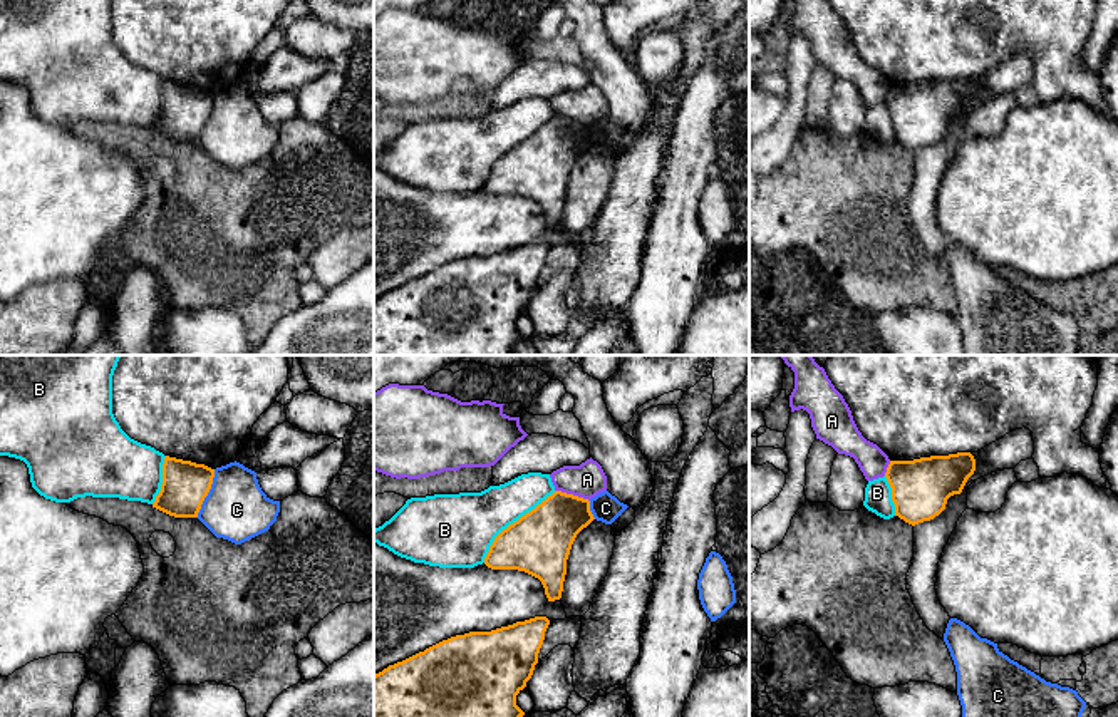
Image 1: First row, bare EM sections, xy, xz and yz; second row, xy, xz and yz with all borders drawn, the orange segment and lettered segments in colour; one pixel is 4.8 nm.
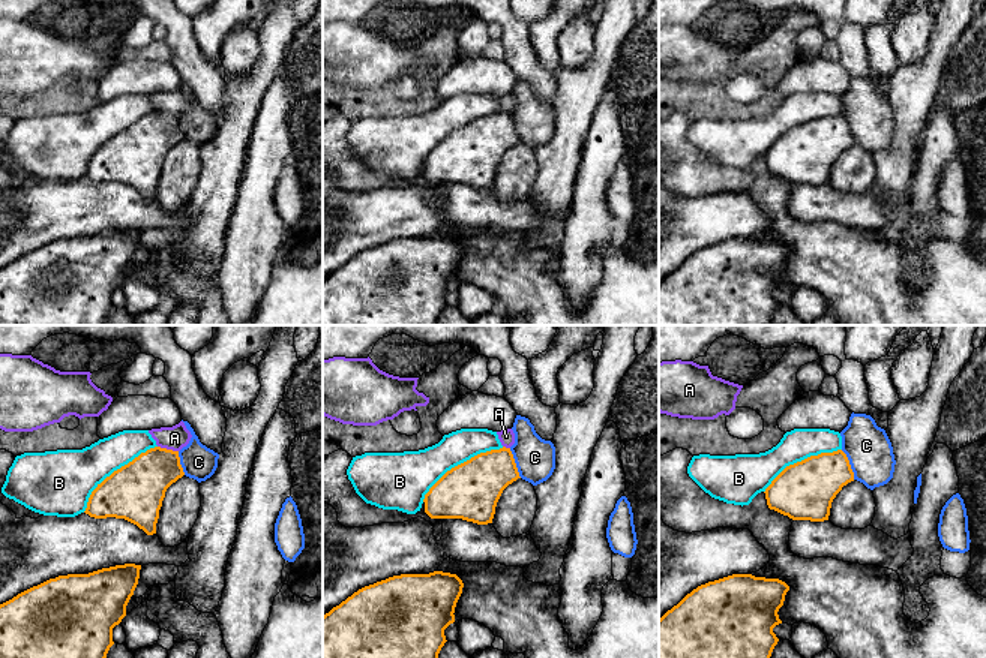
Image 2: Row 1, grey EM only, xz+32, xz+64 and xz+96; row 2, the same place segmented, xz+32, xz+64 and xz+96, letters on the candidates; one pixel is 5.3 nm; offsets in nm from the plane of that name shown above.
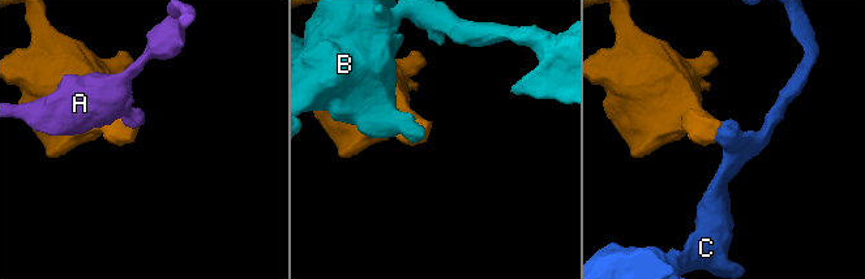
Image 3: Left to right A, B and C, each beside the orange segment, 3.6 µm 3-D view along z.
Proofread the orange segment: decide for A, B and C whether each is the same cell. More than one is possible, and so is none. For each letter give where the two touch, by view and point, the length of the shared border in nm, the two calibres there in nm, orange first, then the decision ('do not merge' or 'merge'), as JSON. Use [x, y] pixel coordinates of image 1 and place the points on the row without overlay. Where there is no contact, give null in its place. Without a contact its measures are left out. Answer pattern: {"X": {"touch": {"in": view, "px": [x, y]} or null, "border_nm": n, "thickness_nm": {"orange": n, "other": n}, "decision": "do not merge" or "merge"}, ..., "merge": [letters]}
{"A": {"touch": {"in": "xz", "px": [572, 119]}, "border_nm": 180, "thickness_nm": {"orange": 280, "other": 160}, "decision": "do not merge"}, "B": {"touch": {"in": "xz", "px": [515, 146]}, "border_nm": 480, "thickness_nm": {"orange": 300, "other": 320}, "decision": "do not merge"}, "C": {"touch": {"in": "xy", "px": [208, 116]}, "border_nm": 240, "thickness_nm": {"orange": 220, "other": 300}, "decision": "do not merge"}, "merge": []}

